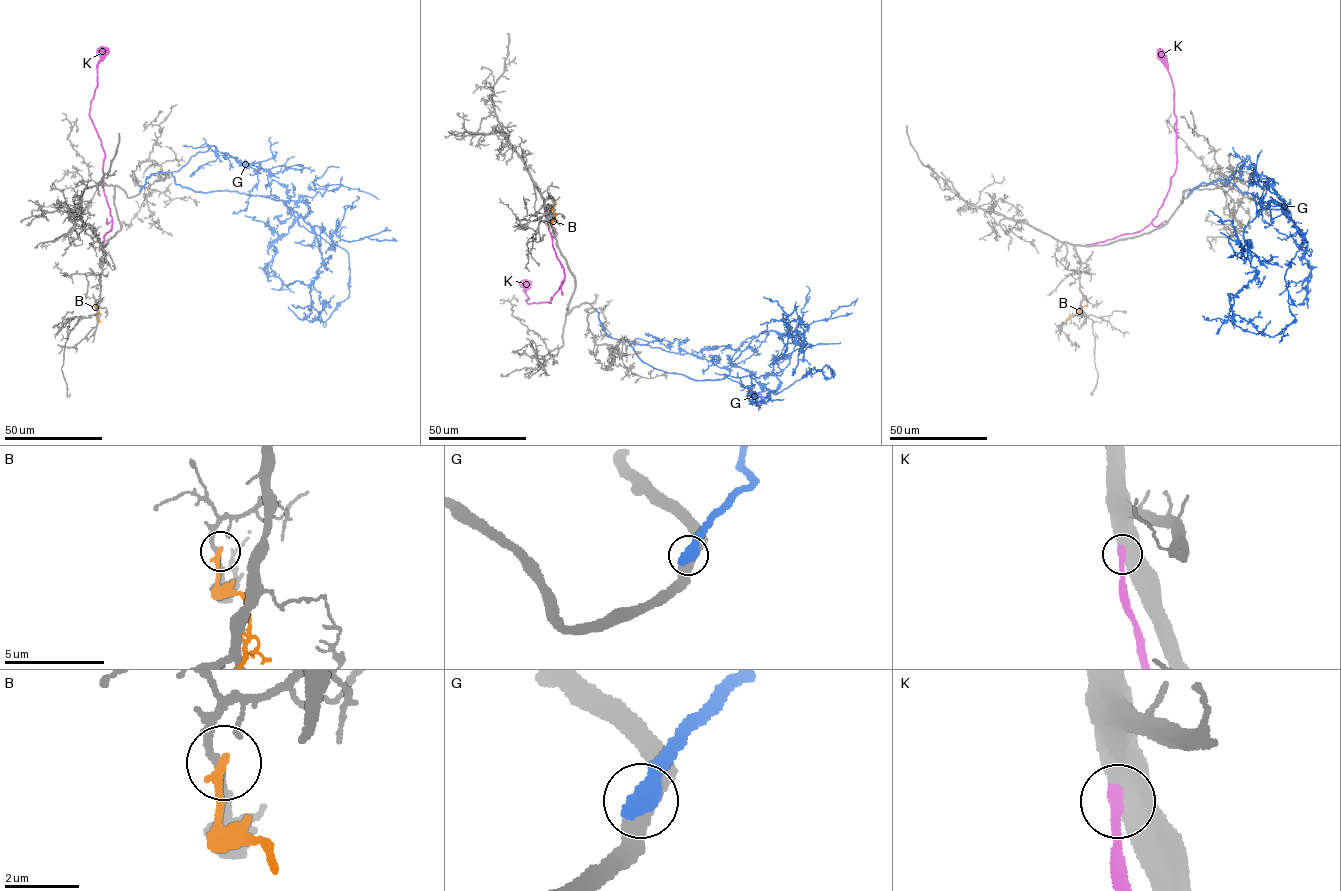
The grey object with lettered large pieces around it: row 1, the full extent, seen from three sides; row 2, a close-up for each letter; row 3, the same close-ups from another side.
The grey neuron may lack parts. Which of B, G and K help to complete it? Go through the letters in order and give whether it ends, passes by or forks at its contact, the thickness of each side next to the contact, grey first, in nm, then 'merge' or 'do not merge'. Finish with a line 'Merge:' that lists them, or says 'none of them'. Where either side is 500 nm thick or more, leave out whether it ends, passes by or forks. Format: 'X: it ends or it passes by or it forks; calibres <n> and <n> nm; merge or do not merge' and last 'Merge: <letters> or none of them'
B: it ends; calibres 190 and 240 nm; do not merge
G: calibres 440 and 600 nm; do not merge
K: calibres 500 and 360 nm; merge
Merge: K

